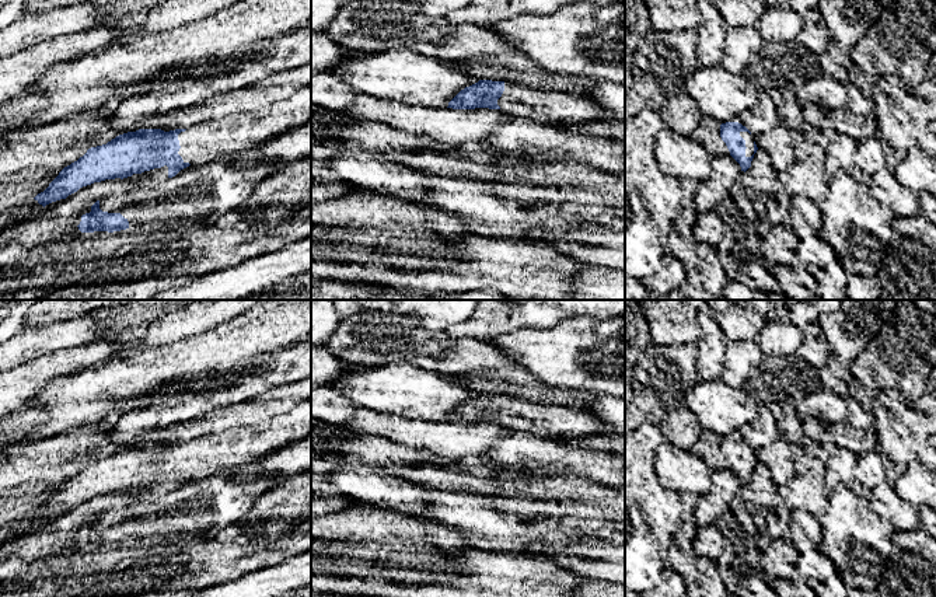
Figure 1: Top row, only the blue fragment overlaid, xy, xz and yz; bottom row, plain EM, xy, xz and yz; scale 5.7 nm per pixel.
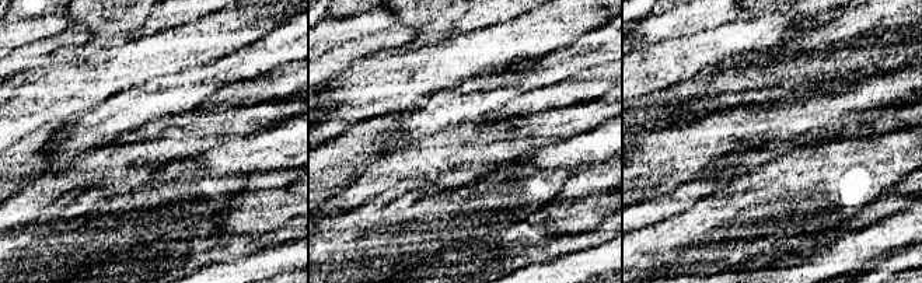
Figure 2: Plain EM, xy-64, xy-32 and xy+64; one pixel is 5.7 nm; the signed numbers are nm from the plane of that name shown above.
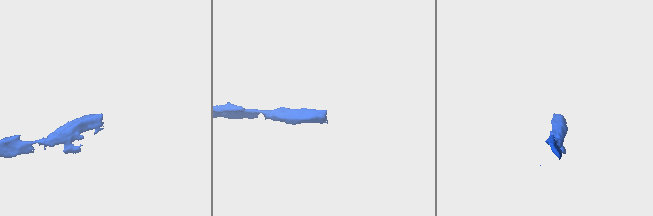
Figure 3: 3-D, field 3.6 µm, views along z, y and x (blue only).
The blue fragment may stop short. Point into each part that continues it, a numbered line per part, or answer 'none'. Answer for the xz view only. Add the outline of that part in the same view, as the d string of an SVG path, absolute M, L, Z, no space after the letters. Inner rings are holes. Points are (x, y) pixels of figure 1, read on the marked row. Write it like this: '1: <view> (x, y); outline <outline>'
1: xz (516, 101); outline M504 81L497 105L513 118L530 118L541 123L566 125L614 119L611 112L584 95L535 91L509 81Z

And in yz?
1: yz (750, 139); outline M740 132L740 136L745 140L745 157L751 157L754 154L755 136L748 132Z

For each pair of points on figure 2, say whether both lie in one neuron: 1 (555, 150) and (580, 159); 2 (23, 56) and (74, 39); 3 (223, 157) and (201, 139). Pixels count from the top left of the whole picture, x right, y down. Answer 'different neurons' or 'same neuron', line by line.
1: same neuron
2: same neuron
3: different neurons

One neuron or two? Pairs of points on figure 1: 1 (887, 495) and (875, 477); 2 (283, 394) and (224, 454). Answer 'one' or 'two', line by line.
1: two
2: two

